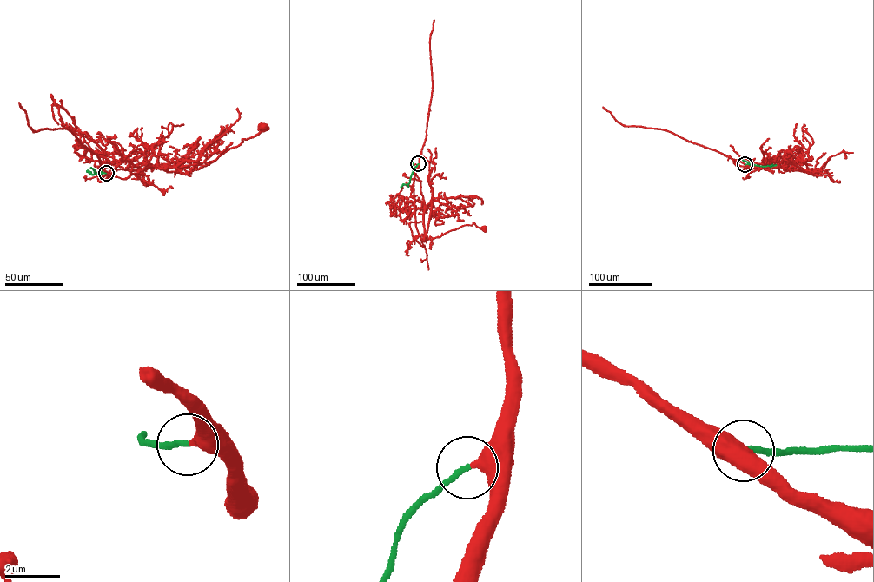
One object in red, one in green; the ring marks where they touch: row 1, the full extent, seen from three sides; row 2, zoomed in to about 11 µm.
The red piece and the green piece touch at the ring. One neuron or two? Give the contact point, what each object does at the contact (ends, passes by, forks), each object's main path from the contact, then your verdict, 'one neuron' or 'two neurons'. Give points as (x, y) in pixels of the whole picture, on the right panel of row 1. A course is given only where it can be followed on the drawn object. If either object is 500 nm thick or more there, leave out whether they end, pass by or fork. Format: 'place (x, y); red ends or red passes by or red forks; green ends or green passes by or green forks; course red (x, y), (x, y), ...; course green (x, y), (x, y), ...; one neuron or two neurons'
place (744, 164); red ends; green ends; course red (744, 164), (756, 168), (779, 167), (821, 171), (814, 175), (799, 169), (786, 157), (789, 151); course green (744, 164), (776, 164); one neuron

